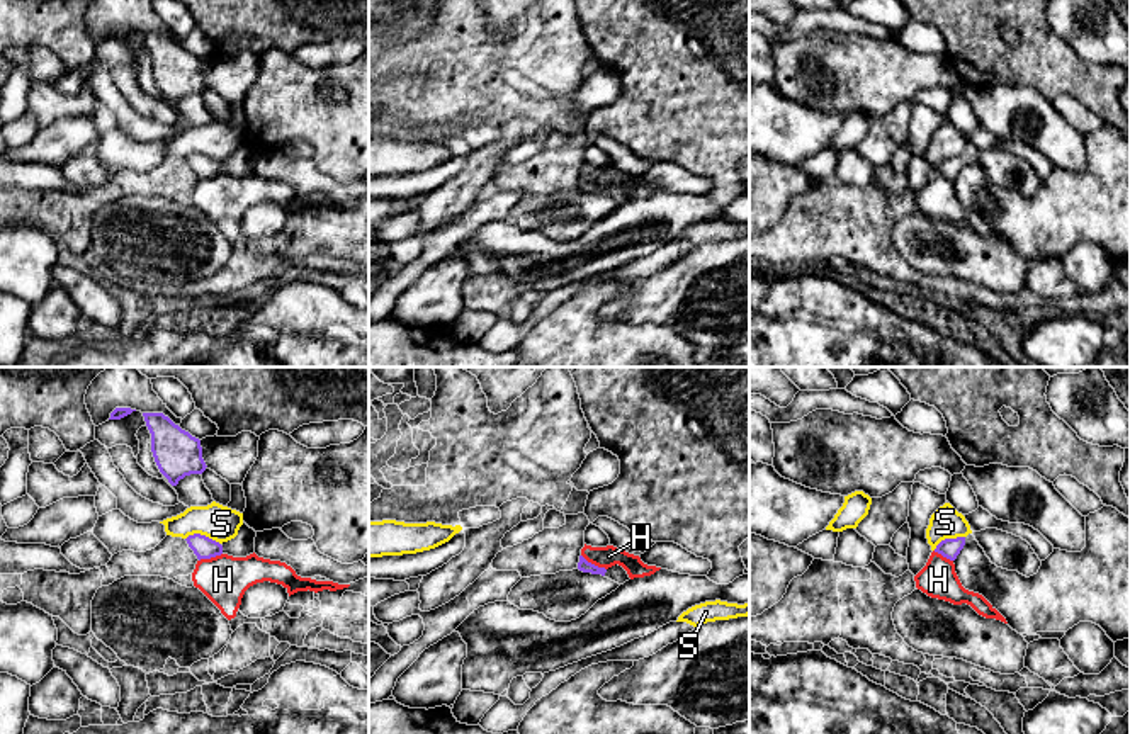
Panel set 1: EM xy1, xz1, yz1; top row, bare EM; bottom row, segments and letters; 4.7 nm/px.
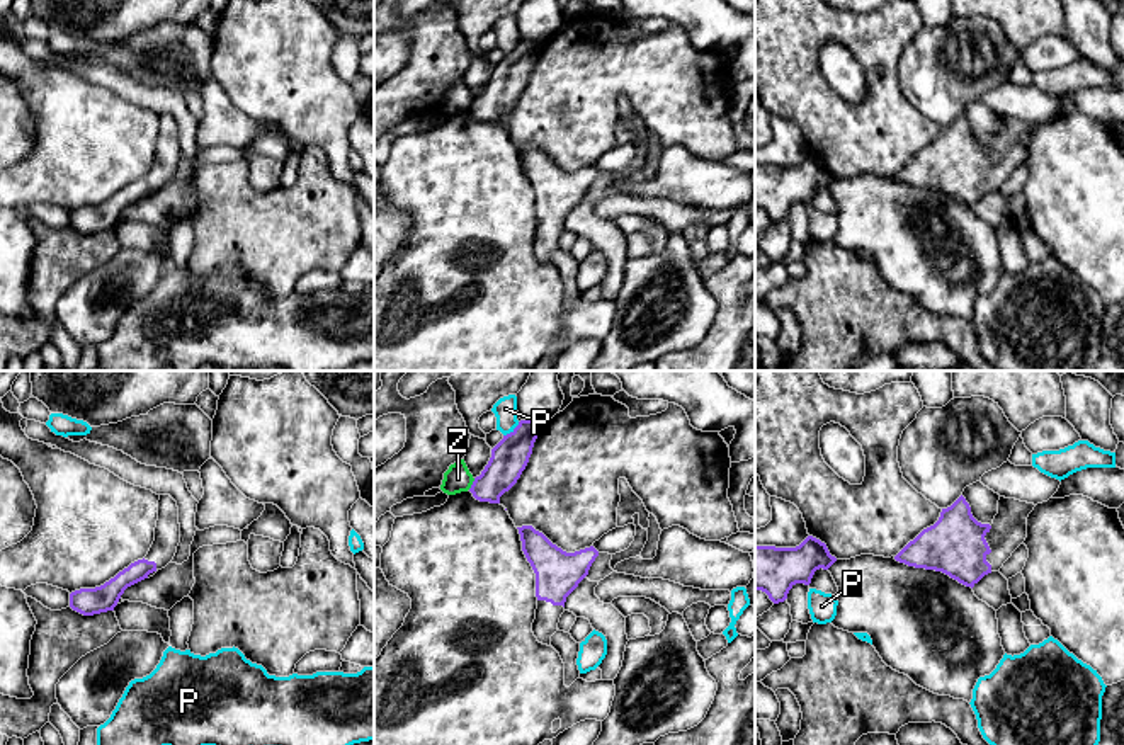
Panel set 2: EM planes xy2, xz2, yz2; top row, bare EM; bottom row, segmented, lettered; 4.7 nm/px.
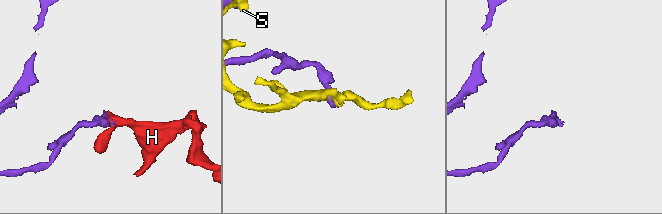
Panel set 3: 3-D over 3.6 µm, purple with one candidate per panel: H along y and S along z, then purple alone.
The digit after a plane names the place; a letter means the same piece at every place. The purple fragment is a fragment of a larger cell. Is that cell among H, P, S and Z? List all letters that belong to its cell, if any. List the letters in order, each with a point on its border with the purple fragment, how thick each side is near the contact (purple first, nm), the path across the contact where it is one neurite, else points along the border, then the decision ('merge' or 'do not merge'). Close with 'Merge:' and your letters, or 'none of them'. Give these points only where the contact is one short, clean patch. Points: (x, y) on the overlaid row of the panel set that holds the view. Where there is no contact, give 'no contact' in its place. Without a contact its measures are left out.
H: contact xz1 (593, 564); calibres 60 and 100 nm; border xz1 (581, 554), (605, 570); do not merge
P: contact xz2 (510, 432); calibres 180 and 110 nm; do not merge
S: contact xy1 (203, 536); calibres 110 and 170 nm; border xy1 (186, 537), (204, 534), (220, 544); do not merge
Z: contact xz2 (473, 483); calibres 180 and 130 nm; border xz2 (475, 478), (468, 489); do not merge
Merge: none of them

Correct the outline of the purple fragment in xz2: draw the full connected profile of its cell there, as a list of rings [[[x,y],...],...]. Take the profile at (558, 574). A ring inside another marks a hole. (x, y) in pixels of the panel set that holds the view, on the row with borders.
[[[532,526],[517,529],[522,551],[536,573],[537,609],[532,633],[539,643],[551,646],[551,636],[558,631],[566,597],[588,575],[599,551],[590,546],[566,553]]]

